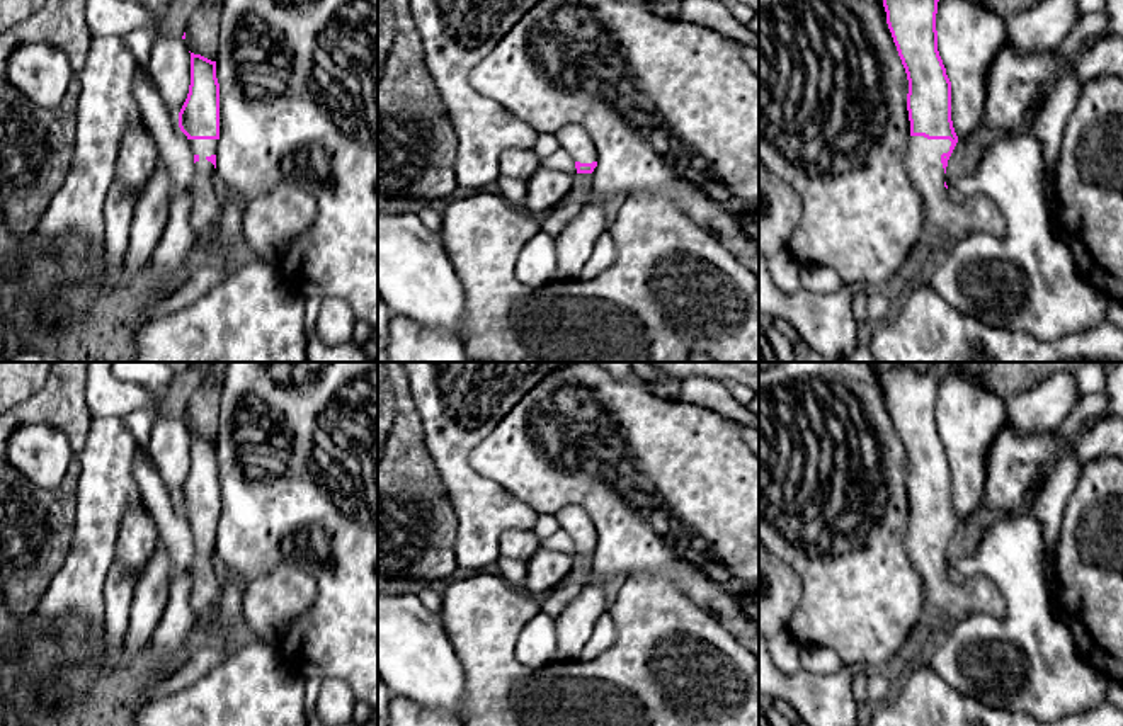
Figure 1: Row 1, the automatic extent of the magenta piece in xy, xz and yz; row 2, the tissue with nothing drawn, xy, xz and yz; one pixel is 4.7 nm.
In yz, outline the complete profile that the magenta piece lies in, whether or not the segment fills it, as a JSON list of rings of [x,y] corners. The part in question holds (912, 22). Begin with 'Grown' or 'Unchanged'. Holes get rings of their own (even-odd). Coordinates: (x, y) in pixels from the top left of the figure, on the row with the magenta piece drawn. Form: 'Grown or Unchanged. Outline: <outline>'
Grown. Outline: [[[883,0],[886,24],[907,73],[907,111],[910,138],[905,155],[905,170],[917,187],[924,219],[949,241],[963,240],[975,233],[1002,238],[1006,216],[1002,207],[985,194],[965,196],[960,202],[948,197],[944,182],[948,160],[958,143],[951,121],[951,82],[938,51],[936,14],[939,0]]]

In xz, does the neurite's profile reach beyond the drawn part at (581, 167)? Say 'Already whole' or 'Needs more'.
Needs more

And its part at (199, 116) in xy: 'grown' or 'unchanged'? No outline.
grown

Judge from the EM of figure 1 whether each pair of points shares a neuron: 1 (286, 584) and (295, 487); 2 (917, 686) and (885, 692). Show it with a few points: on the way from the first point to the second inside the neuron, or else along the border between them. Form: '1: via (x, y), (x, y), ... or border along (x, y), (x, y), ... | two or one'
1: border along (250, 580), (281, 565), (295, 565), (319, 590) | two
2: border along (895, 691), (873, 706) | two

